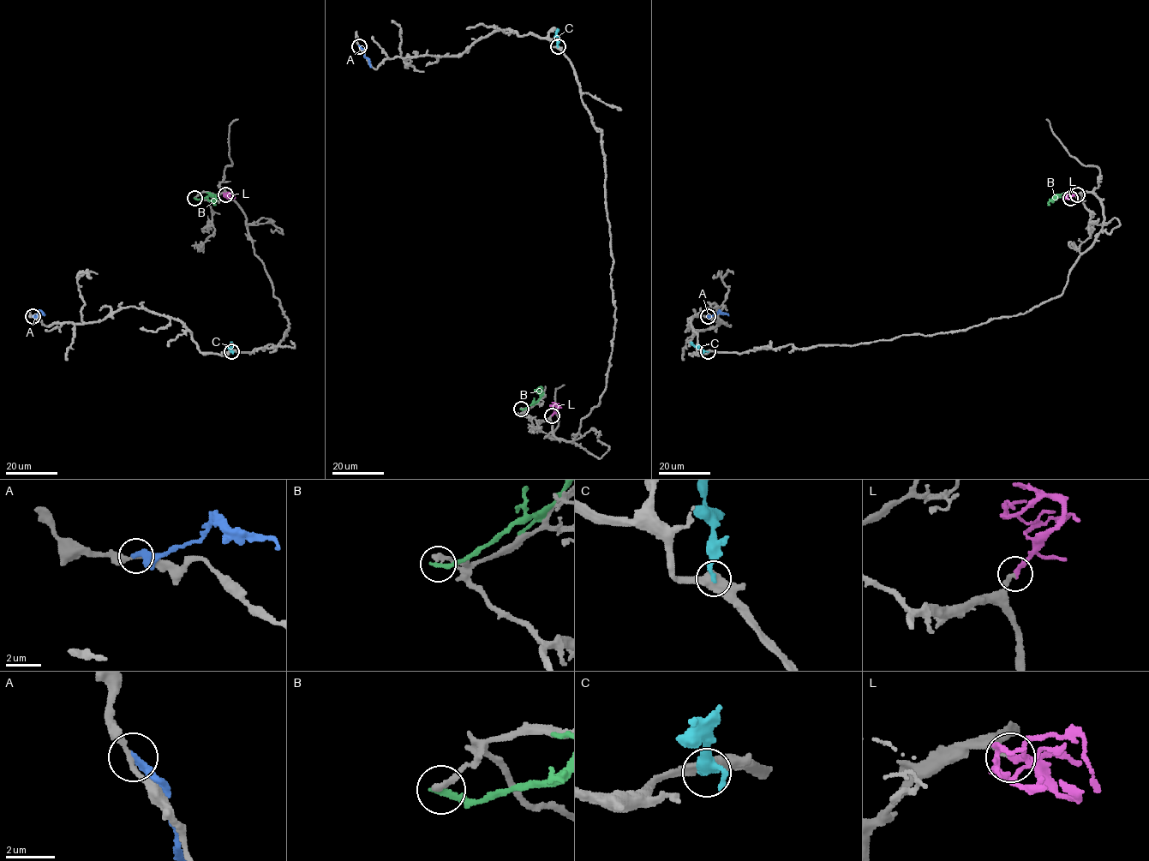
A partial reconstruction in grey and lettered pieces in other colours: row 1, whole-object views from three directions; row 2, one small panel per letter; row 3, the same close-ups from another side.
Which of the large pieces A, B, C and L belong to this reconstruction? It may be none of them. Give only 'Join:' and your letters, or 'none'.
Join: L

